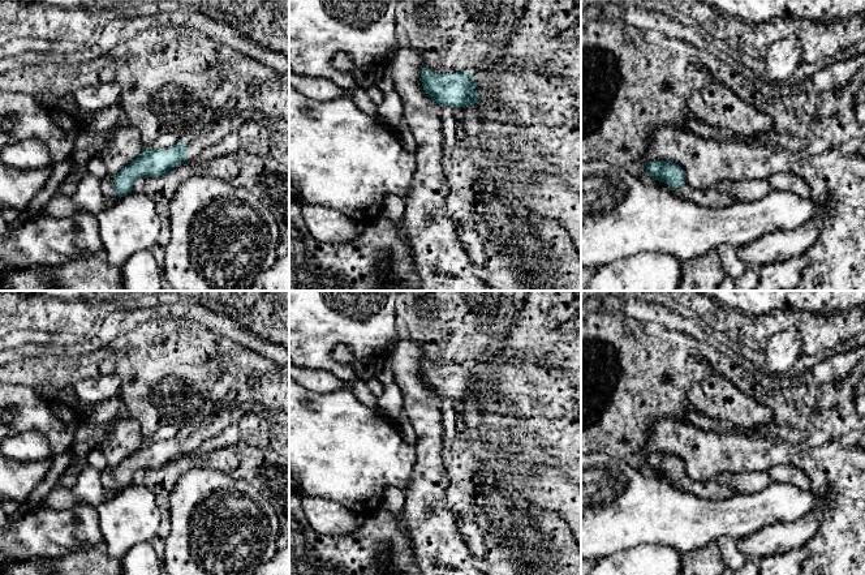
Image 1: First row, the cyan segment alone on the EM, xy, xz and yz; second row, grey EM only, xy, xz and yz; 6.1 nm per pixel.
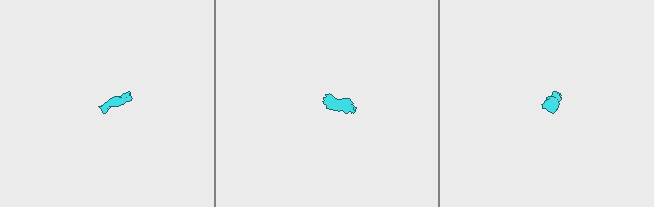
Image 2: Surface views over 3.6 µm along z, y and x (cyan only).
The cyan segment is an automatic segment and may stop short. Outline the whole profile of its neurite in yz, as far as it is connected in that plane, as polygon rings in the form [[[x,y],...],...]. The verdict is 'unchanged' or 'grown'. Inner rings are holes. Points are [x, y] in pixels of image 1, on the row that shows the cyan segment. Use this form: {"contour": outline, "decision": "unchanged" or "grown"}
{"contour": [[[653,160],[646,166],[646,176],[667,184],[671,189],[681,188],[685,184],[684,170],[668,160]]], "decision": "unchanged"}

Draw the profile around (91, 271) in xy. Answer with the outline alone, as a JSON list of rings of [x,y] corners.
[[[104,249],[70,259],[56,274],[63,291],[125,291],[121,267],[108,263]]]

